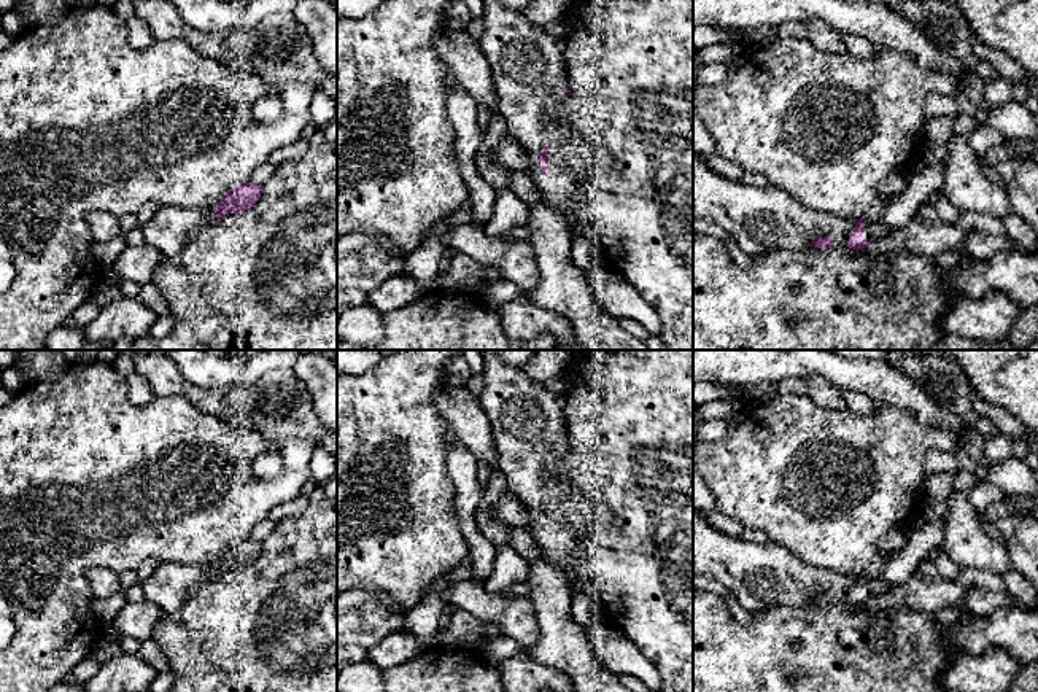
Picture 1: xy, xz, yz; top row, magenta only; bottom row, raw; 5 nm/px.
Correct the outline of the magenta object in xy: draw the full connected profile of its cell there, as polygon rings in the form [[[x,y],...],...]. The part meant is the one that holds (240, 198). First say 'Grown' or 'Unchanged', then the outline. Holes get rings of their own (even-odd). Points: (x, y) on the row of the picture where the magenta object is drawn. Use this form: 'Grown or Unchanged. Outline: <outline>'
Grown. Outline: [[[248,181],[230,188],[213,208],[159,207],[154,216],[141,227],[145,242],[157,248],[165,258],[176,256],[200,229],[229,213],[251,208],[261,194],[262,186]]]

